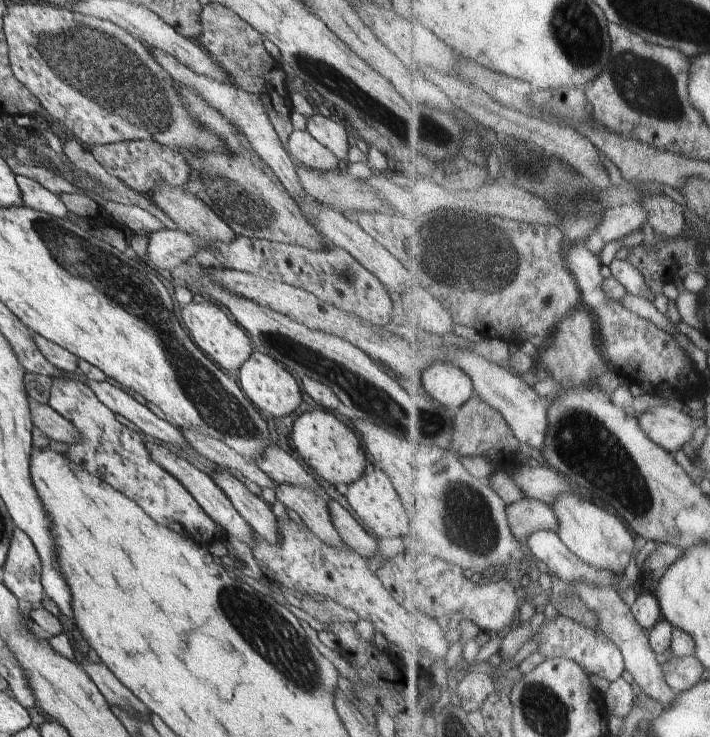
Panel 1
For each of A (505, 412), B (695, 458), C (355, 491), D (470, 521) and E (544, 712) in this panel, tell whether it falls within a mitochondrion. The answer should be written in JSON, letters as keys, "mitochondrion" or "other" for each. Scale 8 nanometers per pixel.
{"A":"other","B":"other","C":"other","D":"mitochondrion","E":"mitochondrion"}

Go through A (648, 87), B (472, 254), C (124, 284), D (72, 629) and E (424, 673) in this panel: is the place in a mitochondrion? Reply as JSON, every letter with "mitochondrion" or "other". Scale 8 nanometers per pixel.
{"A":"mitochondrion","B":"mitochondrion","C":"mitochondrion","D":"other","E":"other"}

